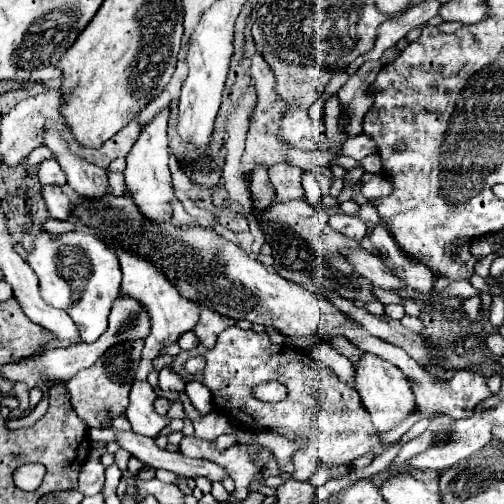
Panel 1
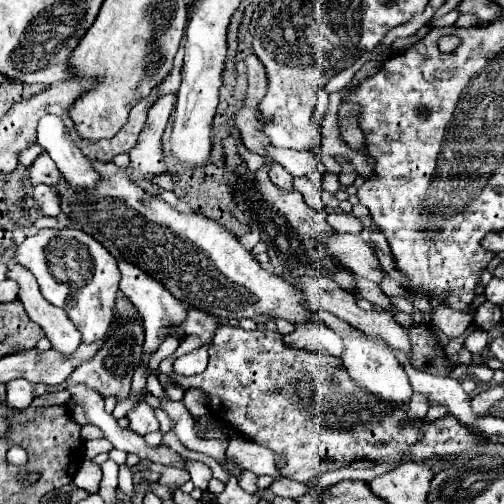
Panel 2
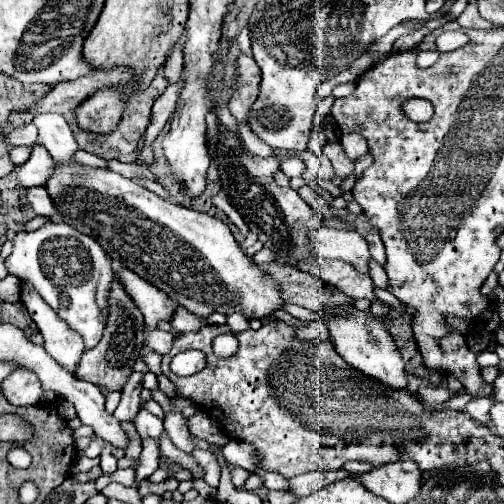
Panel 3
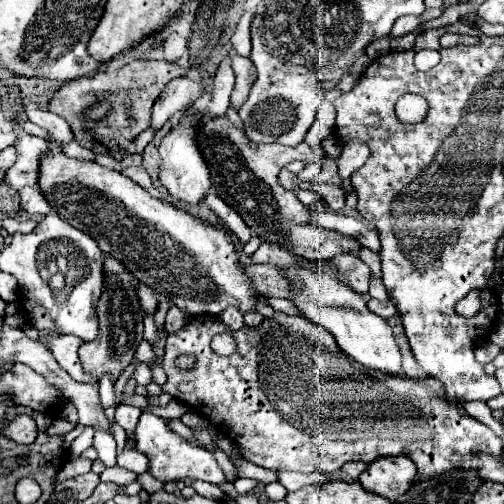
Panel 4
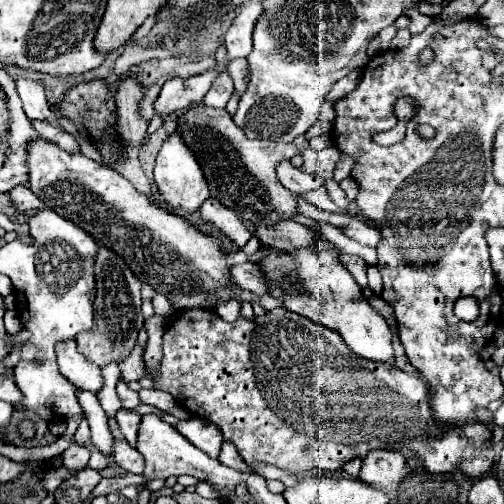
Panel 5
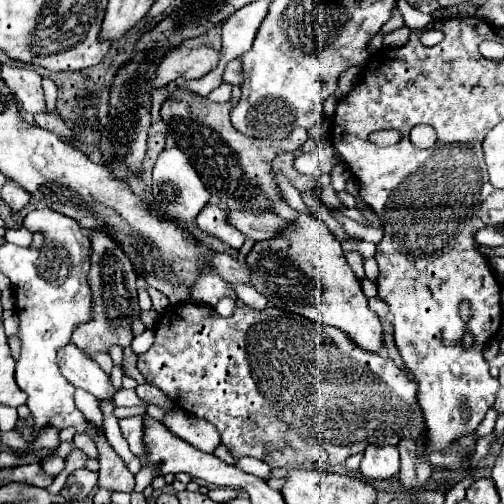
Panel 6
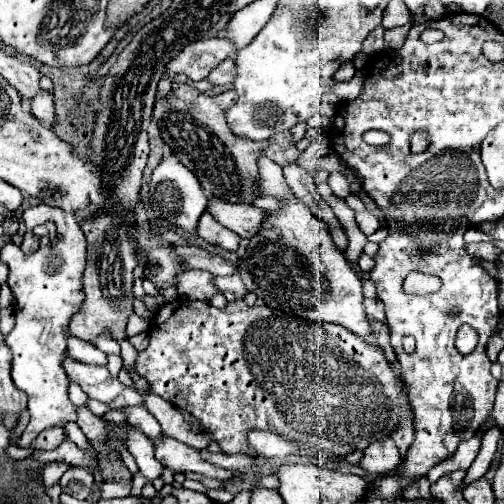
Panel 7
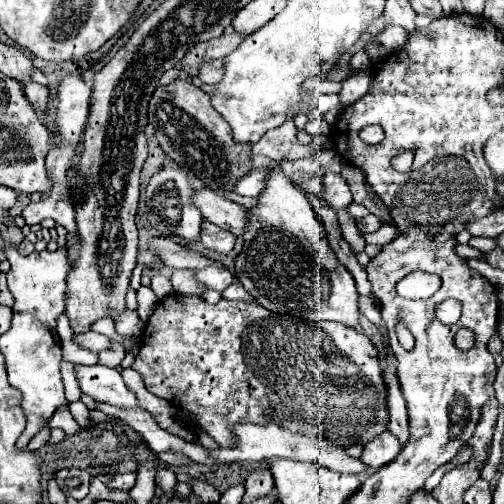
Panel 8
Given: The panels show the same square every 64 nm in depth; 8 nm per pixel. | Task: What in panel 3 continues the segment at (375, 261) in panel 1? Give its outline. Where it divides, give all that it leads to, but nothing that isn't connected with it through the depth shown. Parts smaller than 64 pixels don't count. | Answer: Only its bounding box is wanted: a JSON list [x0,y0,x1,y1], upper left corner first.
[310,228,370,274]

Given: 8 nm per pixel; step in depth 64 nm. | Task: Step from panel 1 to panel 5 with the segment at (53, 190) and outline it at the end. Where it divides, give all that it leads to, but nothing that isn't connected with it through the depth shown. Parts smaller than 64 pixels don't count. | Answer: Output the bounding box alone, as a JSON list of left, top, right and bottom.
[10,186,46,212]

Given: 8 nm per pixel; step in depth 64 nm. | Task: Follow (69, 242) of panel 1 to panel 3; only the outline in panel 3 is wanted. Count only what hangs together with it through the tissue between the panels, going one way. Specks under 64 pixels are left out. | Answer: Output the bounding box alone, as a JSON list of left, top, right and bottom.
[6,222,116,348]

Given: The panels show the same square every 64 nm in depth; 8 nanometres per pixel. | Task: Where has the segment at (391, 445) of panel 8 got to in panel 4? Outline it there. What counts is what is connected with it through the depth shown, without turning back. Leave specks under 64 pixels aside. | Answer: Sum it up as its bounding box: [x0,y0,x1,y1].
[360,456,416,502]

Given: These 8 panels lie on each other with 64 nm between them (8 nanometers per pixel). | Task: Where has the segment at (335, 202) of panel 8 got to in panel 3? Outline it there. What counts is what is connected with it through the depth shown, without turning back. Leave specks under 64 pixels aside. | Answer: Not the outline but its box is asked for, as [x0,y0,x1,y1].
[340,132,368,162]

